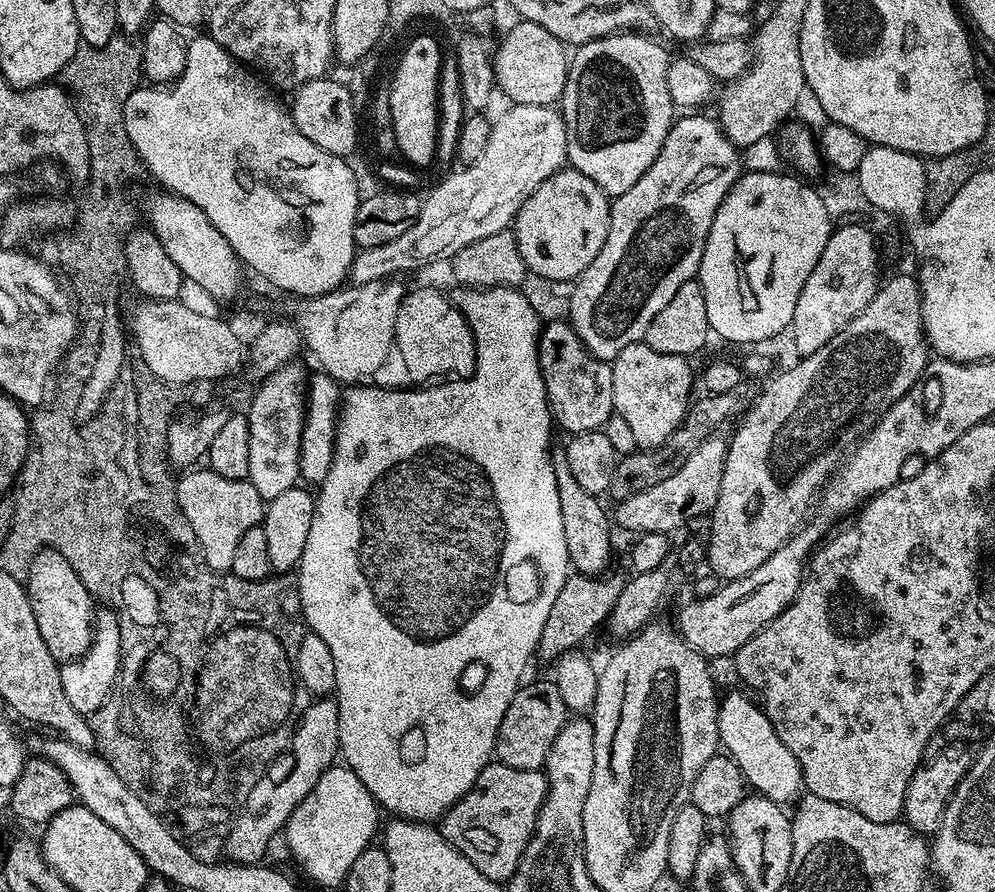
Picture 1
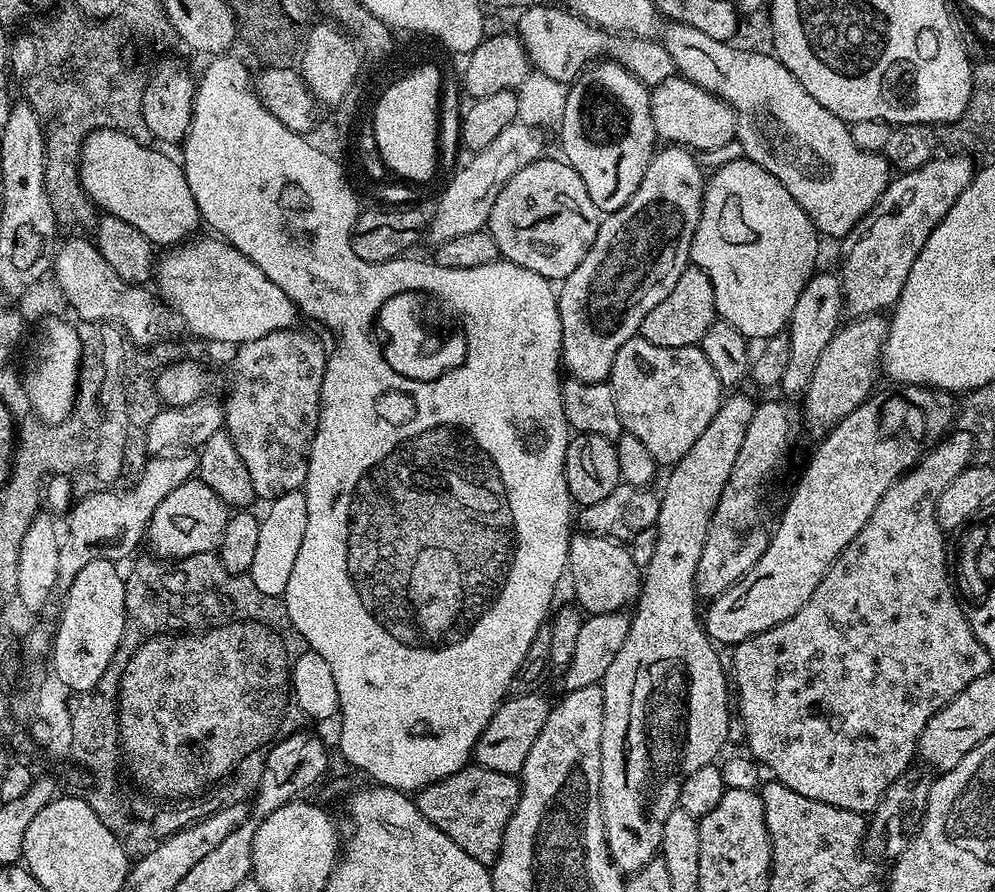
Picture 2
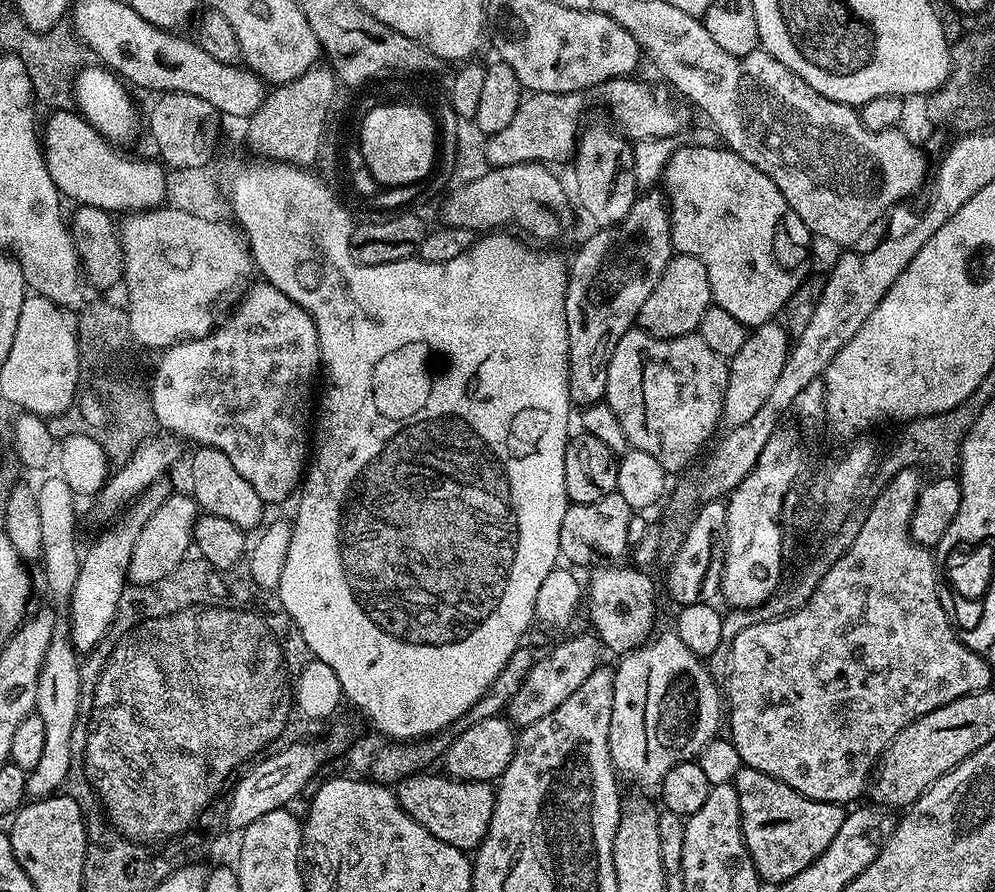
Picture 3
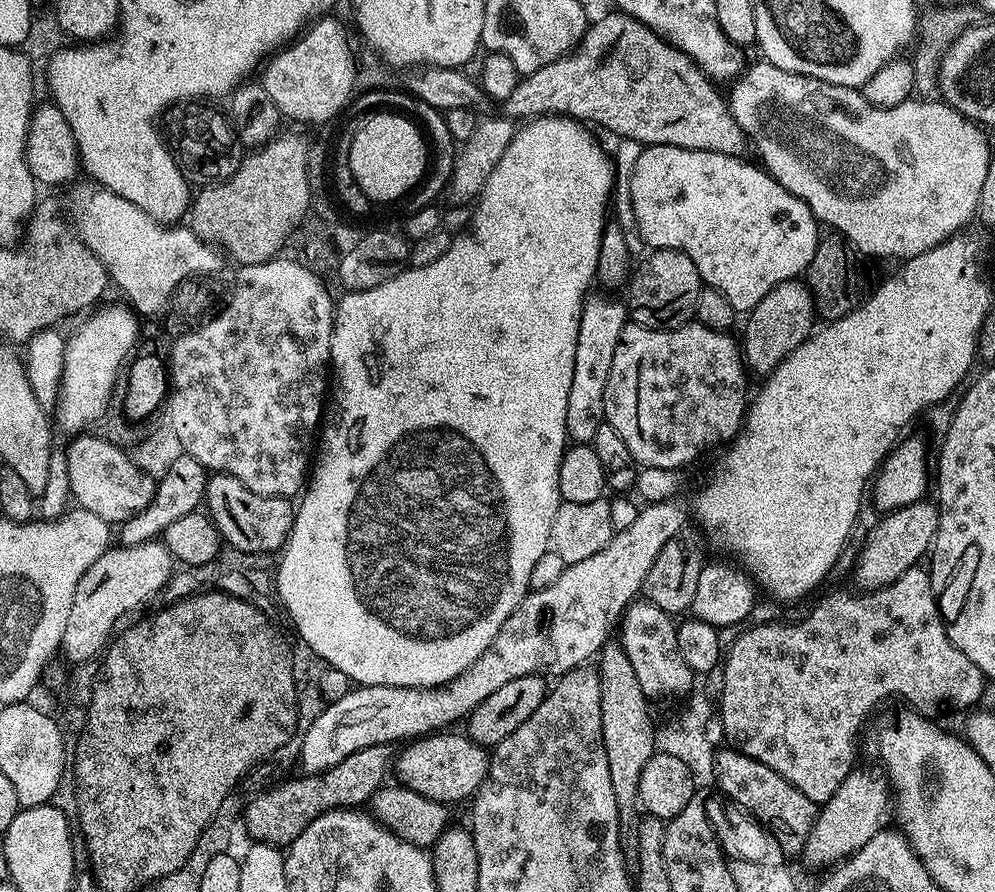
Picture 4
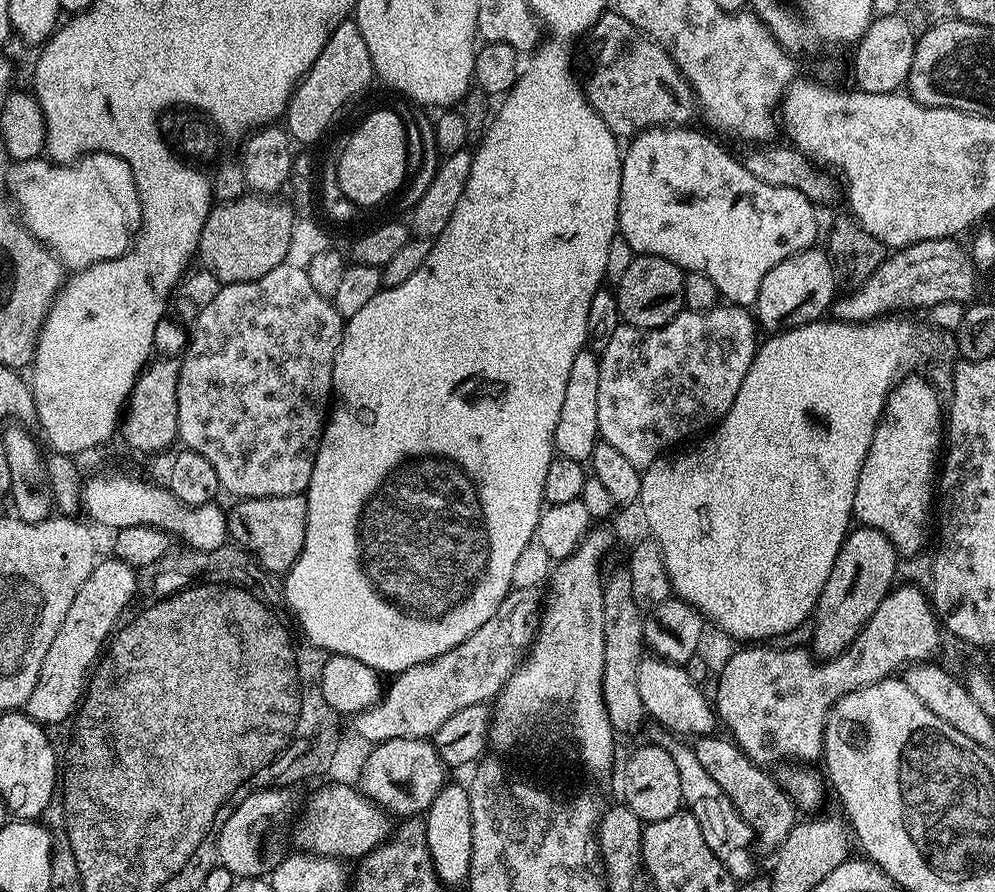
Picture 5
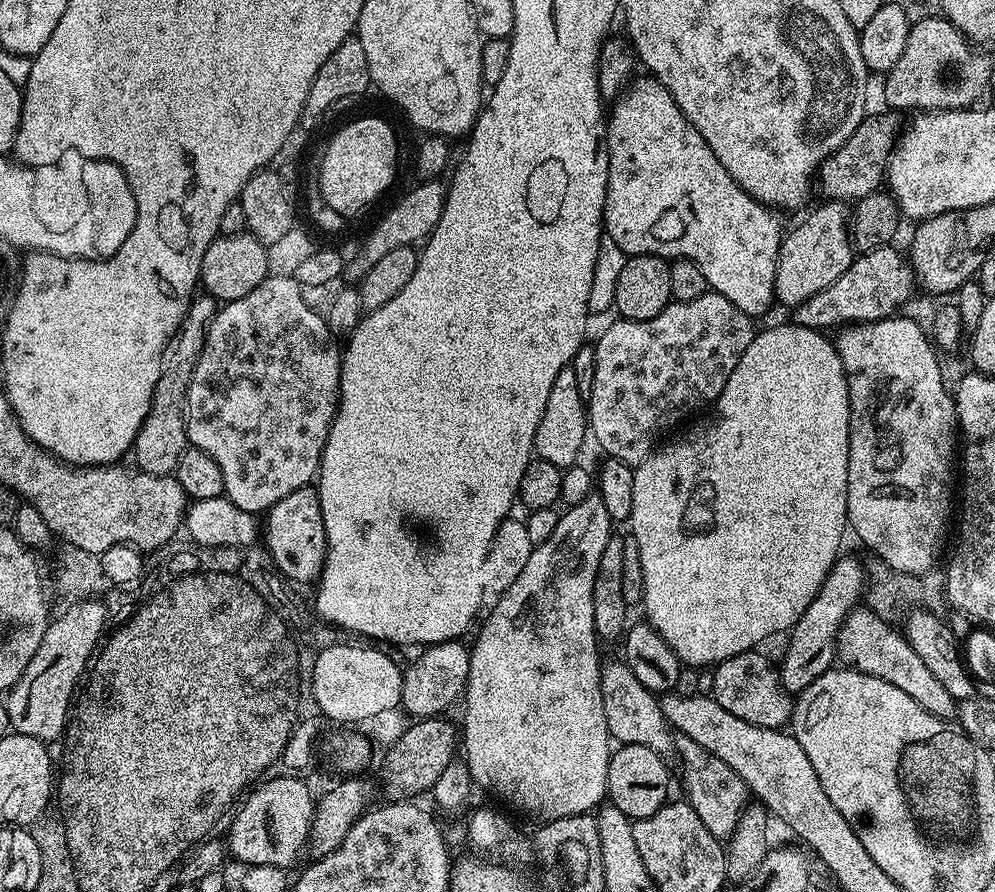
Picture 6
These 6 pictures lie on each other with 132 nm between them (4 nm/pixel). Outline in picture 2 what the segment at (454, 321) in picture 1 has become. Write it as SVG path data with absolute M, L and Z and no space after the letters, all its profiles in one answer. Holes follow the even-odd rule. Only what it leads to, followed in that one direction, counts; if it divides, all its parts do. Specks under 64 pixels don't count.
M403 292L387 299L379 310L376 324L379 331L381 328L385 333L382 336L382 347L391 369L411 380L432 381L462 364L468 353L468 344L463 335L456 332L439 345L432 345L430 352L425 352L428 348L428 332L420 312L420 300L421 297L415 292Z

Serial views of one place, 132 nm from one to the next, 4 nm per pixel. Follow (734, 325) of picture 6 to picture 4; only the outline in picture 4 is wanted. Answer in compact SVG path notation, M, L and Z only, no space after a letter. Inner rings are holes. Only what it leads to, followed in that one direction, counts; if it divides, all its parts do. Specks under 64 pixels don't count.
M689 322L681 328L647 328L625 323L614 350L614 362L610 362L610 378L606 378L604 419L618 430L637 465L684 470L716 443L727 445L736 439L744 427L750 403L750 376L744 366L741 341L732 335L731 331L719 332L699 322Z

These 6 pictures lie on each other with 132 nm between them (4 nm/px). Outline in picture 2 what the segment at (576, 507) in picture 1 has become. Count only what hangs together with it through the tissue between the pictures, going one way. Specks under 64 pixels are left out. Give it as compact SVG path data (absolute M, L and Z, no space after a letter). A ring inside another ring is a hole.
M583 530L577 531L568 541L567 571L572 576L572 588L576 591L575 603L585 613L597 616L625 611L635 605L640 595L642 570L630 558L627 547L604 536L593 536Z

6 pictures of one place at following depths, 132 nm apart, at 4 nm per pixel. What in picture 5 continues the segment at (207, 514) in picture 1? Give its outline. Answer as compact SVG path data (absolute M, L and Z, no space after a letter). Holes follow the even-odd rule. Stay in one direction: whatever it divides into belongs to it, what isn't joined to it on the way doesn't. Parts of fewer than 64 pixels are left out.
M104 558L93 568L90 578L82 582L82 590L74 594L74 602L70 602L70 610L66 610L66 618L54 642L50 642L50 650L46 650L38 682L24 703L23 711L30 719L45 726L60 726L76 711L106 641L113 635L118 618L125 615L127 608L124 607L136 596L136 576L137 569L129 564Z

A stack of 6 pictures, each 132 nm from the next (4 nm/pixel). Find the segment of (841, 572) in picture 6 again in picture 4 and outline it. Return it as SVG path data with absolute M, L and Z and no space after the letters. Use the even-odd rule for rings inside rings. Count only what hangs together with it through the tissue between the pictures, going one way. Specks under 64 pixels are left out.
M925 498L879 517L881 520L869 530L868 537L860 548L856 580L861 589L885 588L902 574L906 574L906 570L917 567L921 558L929 555L940 532L940 509L930 501L931 499Z

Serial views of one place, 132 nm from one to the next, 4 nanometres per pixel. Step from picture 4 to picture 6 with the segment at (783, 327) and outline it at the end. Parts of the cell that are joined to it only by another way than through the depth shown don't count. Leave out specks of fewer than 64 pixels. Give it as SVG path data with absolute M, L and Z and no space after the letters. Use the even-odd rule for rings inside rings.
M828 200L823 202L813 210L812 216L808 216L792 233L785 235L780 242L780 257L776 263L776 295L775 299L780 300L789 306L802 304L814 298L814 294L818 294L822 290L826 290L826 286L830 286L830 282L838 282L838 278L842 278L842 274L846 274L846 270L852 264L854 259L854 236L850 231L850 208L843 200Z

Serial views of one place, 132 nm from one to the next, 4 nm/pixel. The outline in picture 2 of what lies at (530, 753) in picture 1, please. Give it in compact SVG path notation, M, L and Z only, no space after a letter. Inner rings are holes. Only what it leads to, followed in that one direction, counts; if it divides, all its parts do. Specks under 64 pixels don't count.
M540 692L509 695L494 714L494 718L490 718L486 730L482 730L474 749L475 763L486 770L498 770L511 776L519 774L522 766L526 766L526 754L530 754L530 746L534 746L538 734L542 734L542 726L546 726L546 718L551 709L550 700Z

